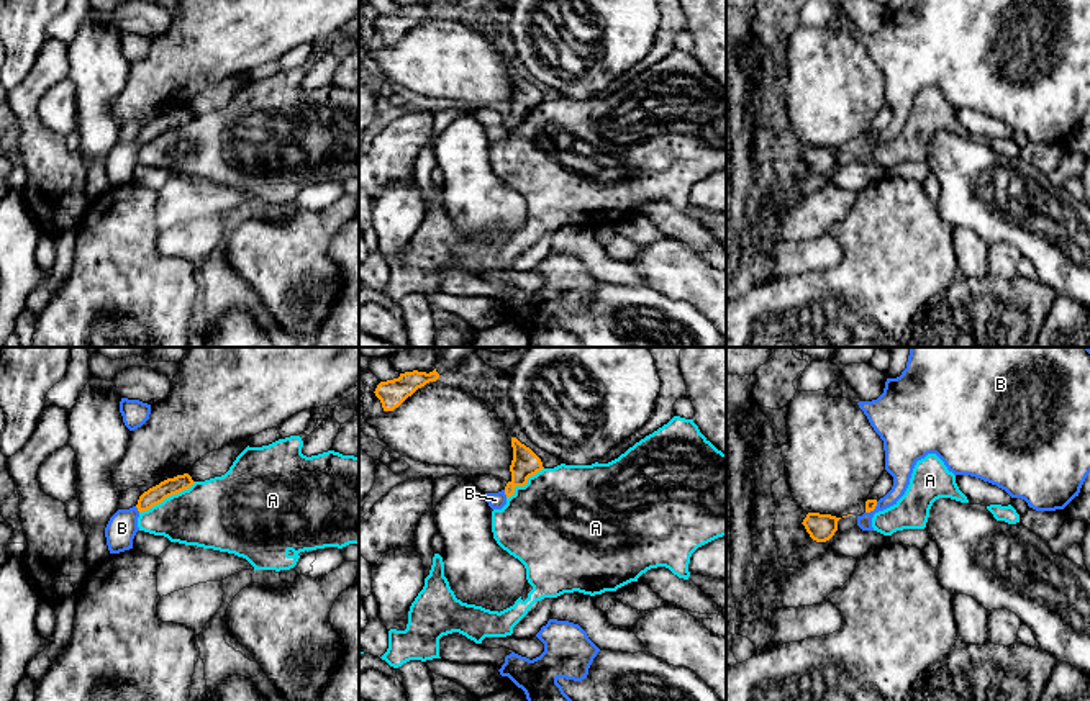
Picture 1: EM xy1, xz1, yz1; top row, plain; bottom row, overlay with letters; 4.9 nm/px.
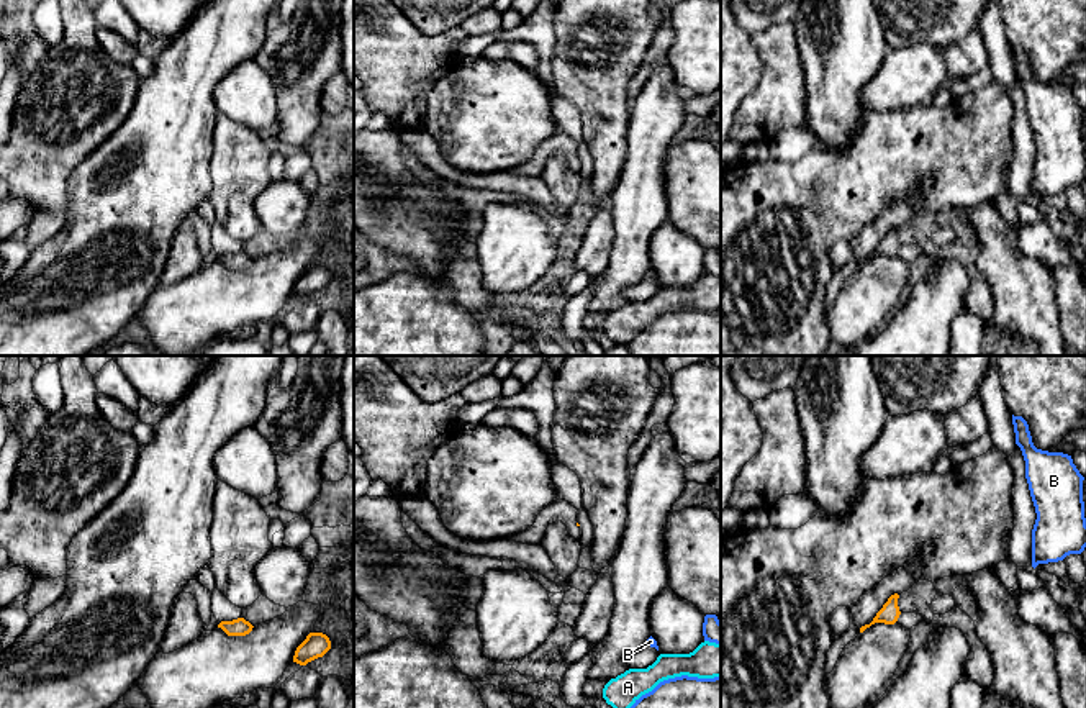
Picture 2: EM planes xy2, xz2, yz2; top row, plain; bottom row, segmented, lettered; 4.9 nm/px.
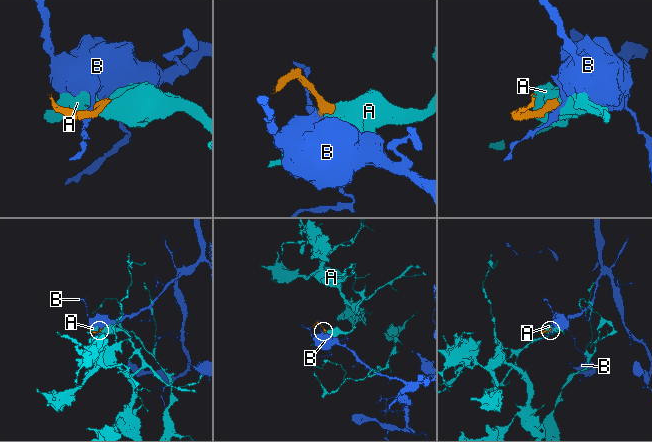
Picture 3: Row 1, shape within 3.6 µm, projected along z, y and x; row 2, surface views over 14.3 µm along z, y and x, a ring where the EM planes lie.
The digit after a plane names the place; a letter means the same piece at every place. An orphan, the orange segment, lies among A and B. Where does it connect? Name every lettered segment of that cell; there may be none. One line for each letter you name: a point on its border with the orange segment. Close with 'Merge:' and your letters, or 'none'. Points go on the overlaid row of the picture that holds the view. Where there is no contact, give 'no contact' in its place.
Merge: none

